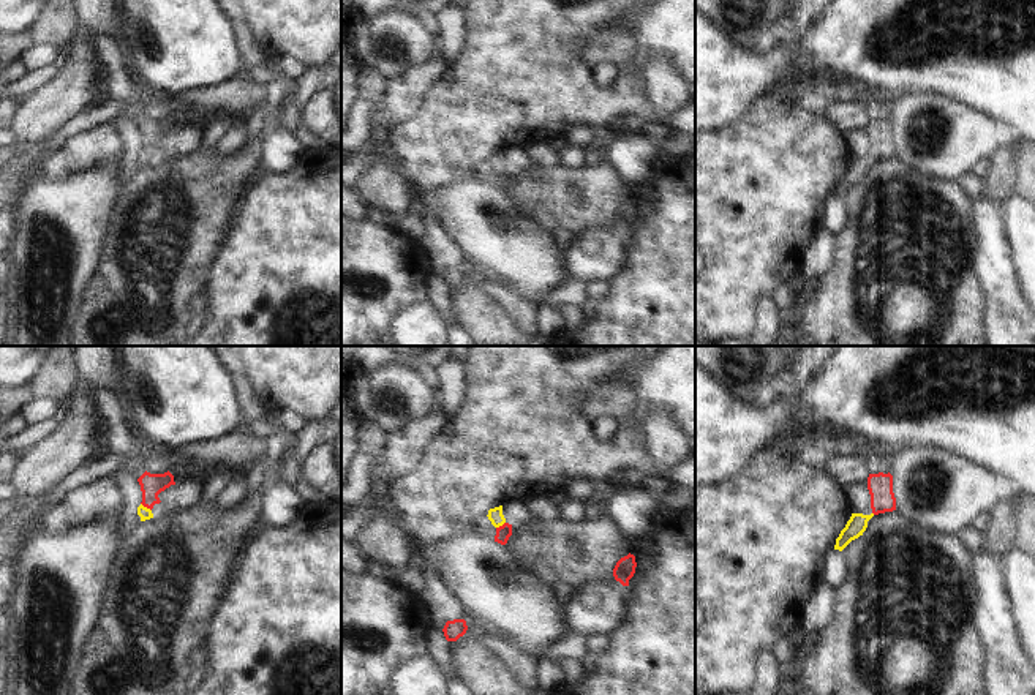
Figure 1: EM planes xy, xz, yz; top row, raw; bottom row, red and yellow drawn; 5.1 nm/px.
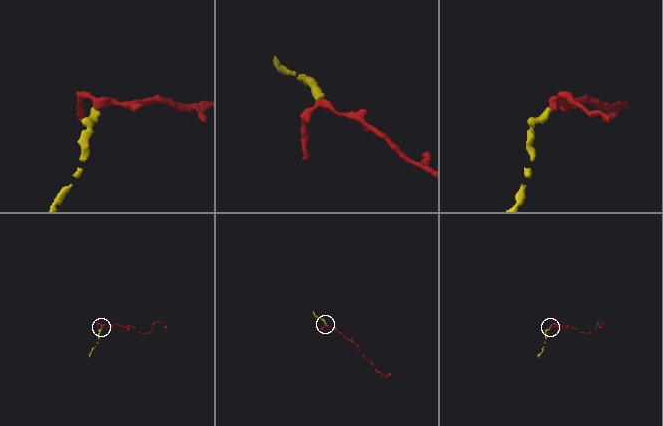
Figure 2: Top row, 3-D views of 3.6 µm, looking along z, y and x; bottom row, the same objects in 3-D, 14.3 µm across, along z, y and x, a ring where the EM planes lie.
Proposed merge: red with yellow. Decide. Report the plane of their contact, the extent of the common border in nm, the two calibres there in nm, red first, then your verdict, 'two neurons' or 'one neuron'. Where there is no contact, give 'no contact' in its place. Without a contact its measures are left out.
xy | 70 nm | 110/60 nm | one neuron

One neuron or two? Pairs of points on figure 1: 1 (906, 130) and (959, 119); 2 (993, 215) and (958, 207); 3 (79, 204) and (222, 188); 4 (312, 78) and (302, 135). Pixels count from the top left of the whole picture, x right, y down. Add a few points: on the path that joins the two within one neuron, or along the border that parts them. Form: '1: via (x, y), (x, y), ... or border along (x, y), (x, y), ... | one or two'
1: via (918, 130), (947, 130) | one
2: border along (972, 199), (974, 231), (977, 236), (974, 248) | two
3: border along (119, 191), (105, 237) | two
4: border along (301, 125), (293, 133) | two

